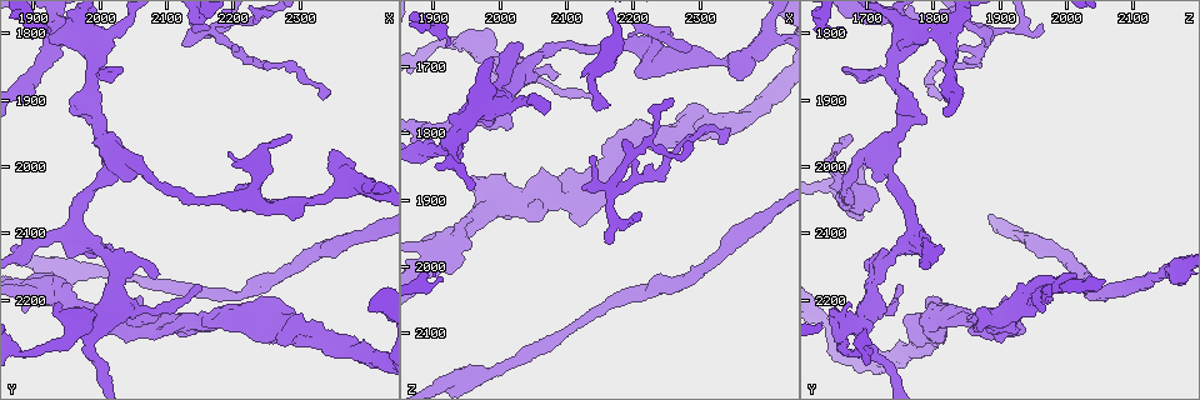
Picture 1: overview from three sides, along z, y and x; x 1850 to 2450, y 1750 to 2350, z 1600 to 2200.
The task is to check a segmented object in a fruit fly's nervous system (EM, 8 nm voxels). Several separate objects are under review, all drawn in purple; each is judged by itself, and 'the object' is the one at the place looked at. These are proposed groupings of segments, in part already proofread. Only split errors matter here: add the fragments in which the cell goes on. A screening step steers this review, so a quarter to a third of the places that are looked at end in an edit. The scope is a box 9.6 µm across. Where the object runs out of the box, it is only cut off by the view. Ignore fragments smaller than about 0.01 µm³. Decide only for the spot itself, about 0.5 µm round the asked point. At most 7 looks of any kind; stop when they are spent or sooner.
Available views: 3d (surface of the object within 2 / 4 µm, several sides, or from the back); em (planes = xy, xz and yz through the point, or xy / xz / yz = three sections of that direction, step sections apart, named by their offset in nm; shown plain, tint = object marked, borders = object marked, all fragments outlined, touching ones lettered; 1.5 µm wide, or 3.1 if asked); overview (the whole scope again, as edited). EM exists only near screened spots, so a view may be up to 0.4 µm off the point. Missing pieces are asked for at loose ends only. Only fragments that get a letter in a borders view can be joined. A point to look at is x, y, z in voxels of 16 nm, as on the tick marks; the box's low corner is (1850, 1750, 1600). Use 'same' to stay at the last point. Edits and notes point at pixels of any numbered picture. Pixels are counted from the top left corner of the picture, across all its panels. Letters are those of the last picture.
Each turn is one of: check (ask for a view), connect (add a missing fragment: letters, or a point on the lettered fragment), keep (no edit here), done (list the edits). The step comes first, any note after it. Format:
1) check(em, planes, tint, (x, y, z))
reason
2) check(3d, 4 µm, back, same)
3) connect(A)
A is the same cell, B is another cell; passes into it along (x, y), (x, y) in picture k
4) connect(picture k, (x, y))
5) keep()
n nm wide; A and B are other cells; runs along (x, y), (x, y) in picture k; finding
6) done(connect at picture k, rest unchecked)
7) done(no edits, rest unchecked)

check(3d, 4 µm, (2080, 2170, 1715))
free end

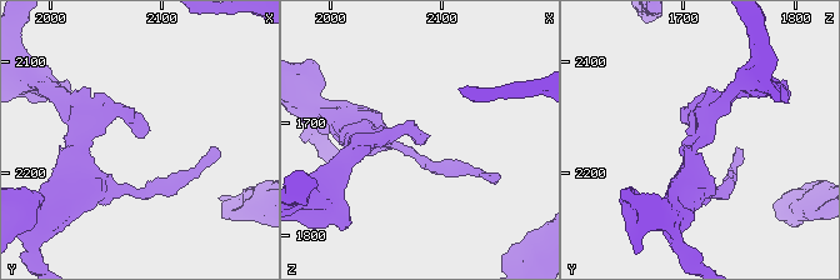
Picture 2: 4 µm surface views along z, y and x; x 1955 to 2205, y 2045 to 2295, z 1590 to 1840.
check(em, xy, step 8, borders, (2080, 2168, 1716))

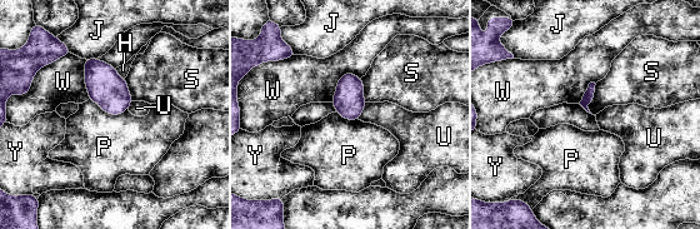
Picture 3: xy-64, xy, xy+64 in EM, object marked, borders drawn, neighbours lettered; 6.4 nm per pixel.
keep()
H, J, P, S, U, W and Y are other cells; border along (89, 98), (110, 114), (128, 109) in picture 3; none of them fits

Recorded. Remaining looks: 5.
check(em, yz, step 8, borders, (2350, 1980, 1715))
an open end

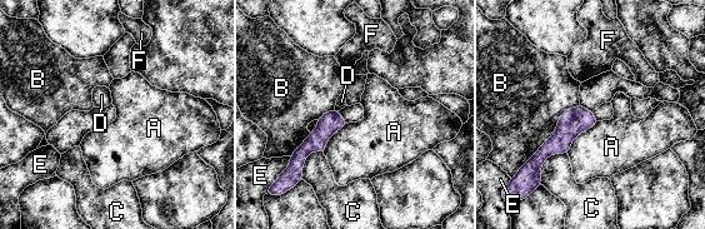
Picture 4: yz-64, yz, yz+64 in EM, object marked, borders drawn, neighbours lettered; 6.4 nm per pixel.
check(em, planes, borders, same)
another direction

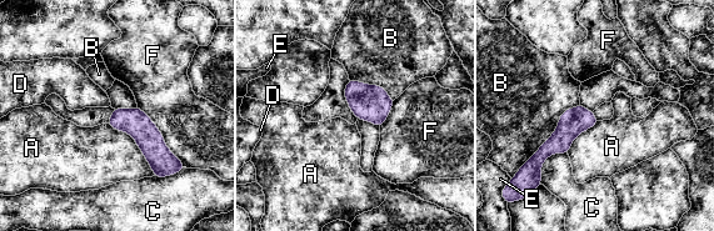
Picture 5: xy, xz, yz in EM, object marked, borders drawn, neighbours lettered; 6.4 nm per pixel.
keep()
A, B, C, D, E and F are other cells; border along (108, 122), (134, 140), (154, 175) in picture 5; none of them fits

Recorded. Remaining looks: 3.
check(3d, 2 µm, back, (2335, 1895, 1815))
free end

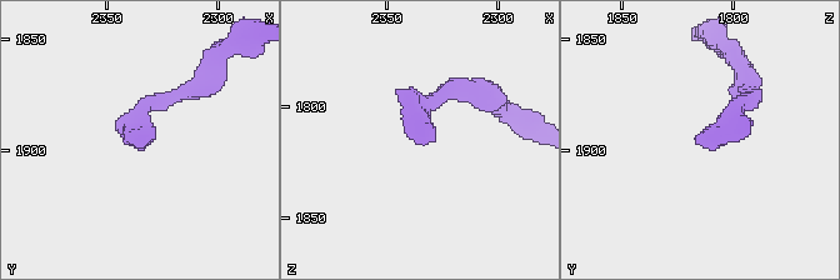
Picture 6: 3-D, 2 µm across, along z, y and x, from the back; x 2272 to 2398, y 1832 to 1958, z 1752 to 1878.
check(em, planes, tint, (2335, 1895, 1817))
need the tissue

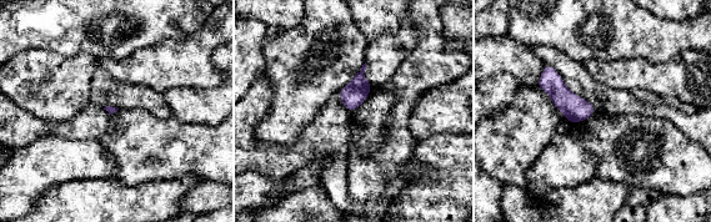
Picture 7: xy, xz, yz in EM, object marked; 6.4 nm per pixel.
check(em, planes, borders, same)
what lies round it

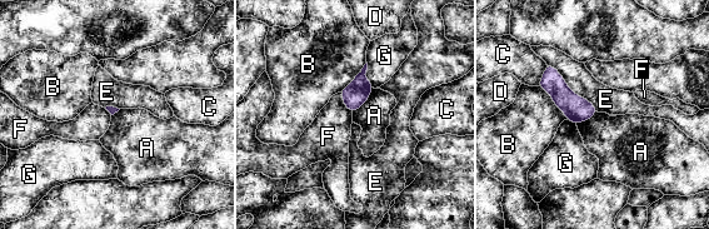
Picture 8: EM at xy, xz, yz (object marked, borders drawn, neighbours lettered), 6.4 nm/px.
keep()
E touches over 440 nm; A, B, C, D, E, F and G are other cells; border along (373, 88), (369, 96), (353, 113) in picture 8; no lettered fragment goes on from it

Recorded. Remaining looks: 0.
done(no edits, rest unchecked)

